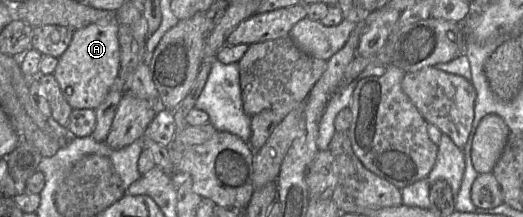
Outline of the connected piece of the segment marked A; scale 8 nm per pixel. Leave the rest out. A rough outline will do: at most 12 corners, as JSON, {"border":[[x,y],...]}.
{"border":[[115,19],[75,30],[52,74],[73,110],[96,110],[112,88]]}

